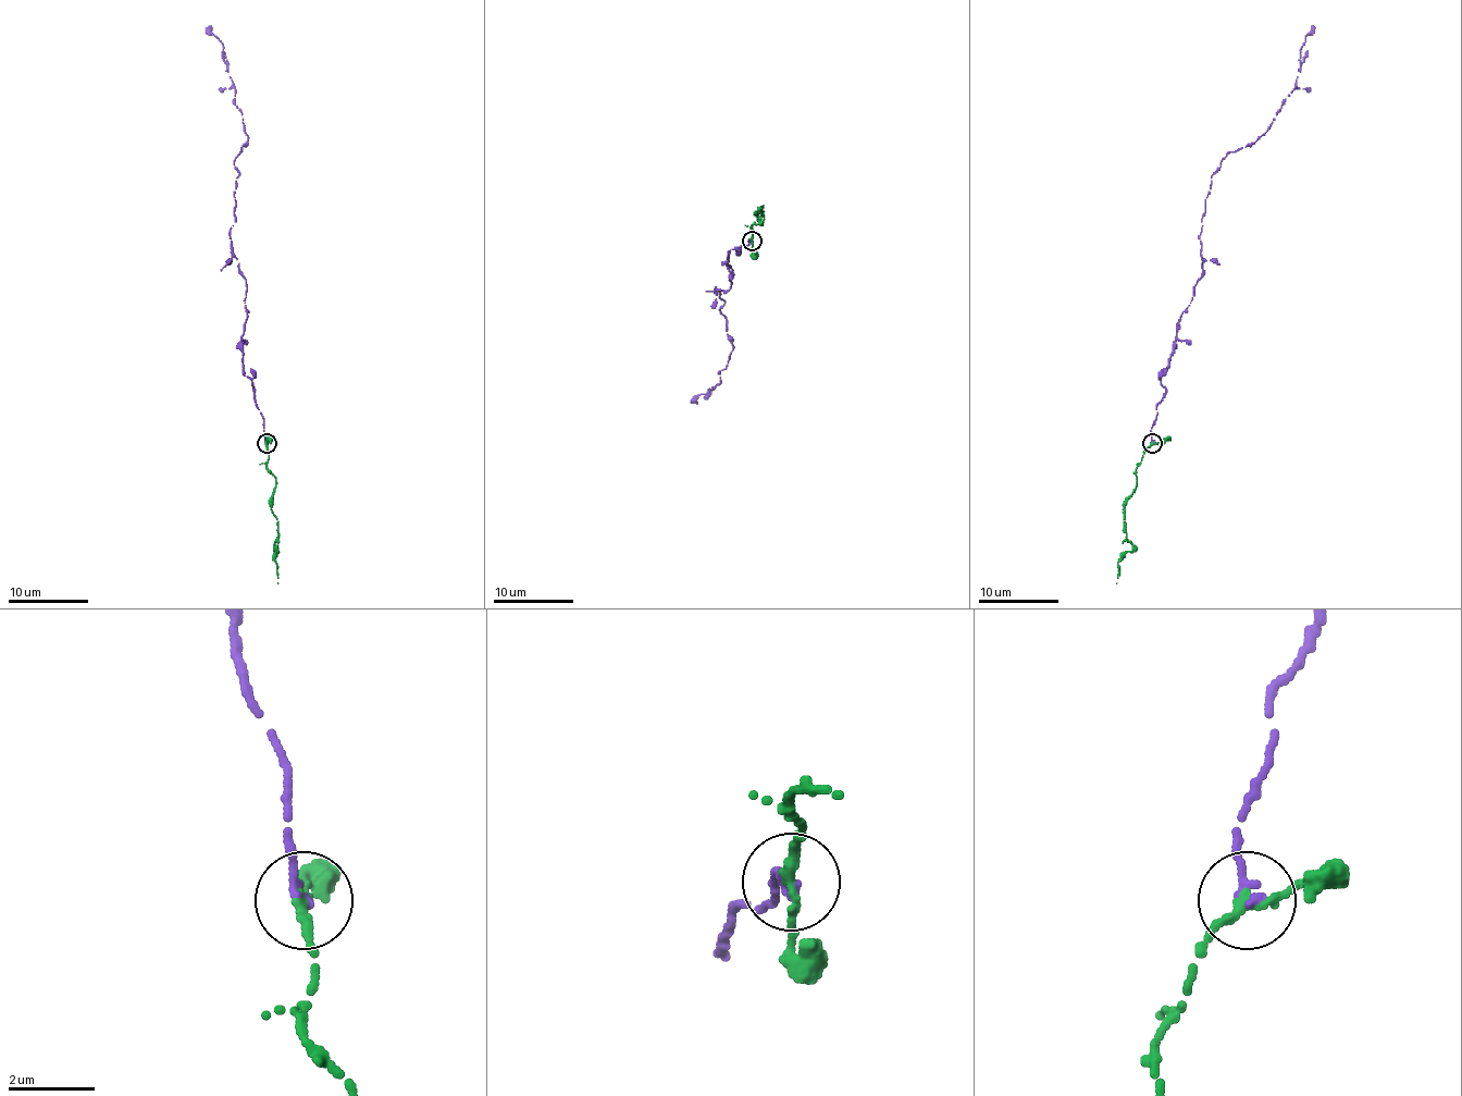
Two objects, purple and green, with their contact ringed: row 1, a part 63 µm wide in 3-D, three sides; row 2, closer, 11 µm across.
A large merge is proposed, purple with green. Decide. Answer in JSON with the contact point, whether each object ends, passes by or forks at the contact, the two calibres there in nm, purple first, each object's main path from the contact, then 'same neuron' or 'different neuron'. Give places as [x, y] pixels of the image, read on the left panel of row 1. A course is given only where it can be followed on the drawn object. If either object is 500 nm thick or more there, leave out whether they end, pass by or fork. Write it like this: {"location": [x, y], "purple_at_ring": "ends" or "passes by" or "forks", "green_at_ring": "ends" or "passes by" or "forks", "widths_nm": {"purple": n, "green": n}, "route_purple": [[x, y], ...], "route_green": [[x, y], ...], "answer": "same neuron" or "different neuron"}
{"location": [267, 443], "purple_at_ring": "ends", "green_at_ring": "passes by", "widths_nm": {"purple": 240, "green": 200}, "route_purple": [[267, 443], [243, 371], [247, 285], [230, 235], [239, 173], [233, 161], [247, 140], [223, 44], [206, 27]], "route_green": [[267, 443], [267, 467], [275, 477], [271, 504], [277, 532], [277, 582]], "answer": "same neuron"}

